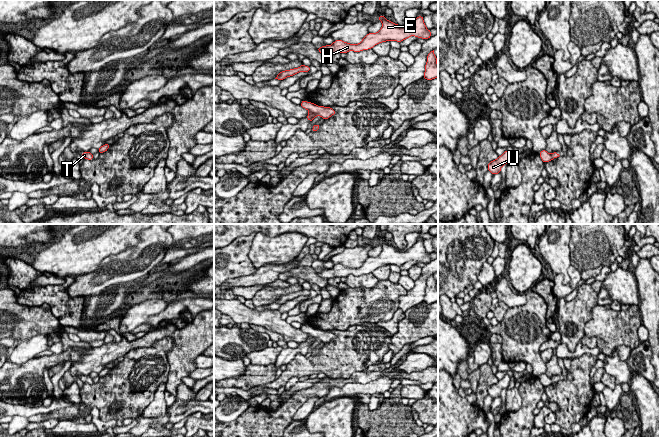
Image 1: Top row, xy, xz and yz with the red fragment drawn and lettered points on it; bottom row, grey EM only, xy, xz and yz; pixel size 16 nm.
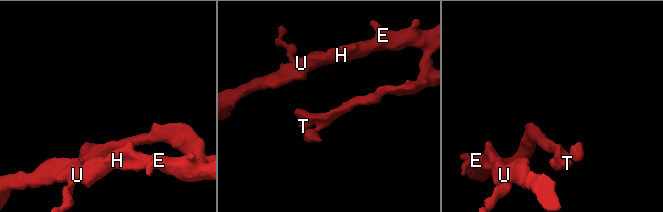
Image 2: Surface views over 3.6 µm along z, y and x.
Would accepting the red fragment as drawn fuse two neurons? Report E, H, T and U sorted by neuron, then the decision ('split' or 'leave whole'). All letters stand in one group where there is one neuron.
E H T U | leave whole

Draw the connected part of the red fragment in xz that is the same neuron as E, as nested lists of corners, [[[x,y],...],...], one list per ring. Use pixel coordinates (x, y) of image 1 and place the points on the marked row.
[[[383,15],[378,18],[382,27],[377,33],[368,33],[360,43],[350,44],[343,40],[336,40],[332,45],[322,46],[317,50],[324,54],[347,53],[349,51],[360,52],[363,50],[372,49],[375,45],[386,41],[401,42],[406,38],[415,36],[422,39],[429,39],[431,37],[431,30],[426,28],[423,16],[418,16],[416,19],[404,27],[386,19]]]

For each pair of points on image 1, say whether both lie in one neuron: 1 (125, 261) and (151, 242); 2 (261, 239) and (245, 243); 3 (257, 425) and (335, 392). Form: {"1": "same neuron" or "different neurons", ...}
{"1": "same neuron", "2": "different neurons", "3": "different neurons"}

